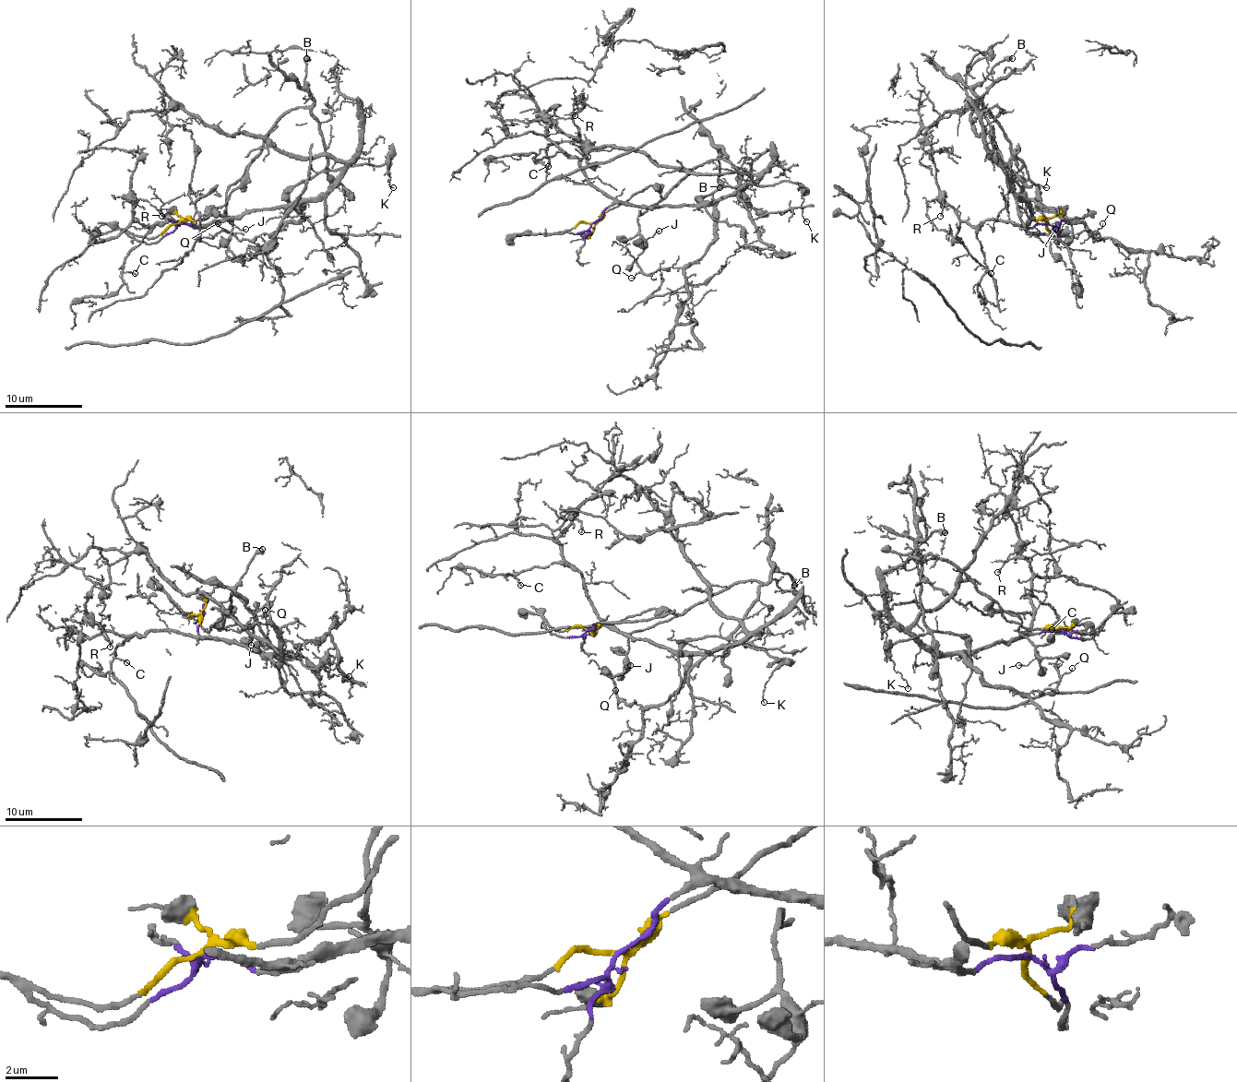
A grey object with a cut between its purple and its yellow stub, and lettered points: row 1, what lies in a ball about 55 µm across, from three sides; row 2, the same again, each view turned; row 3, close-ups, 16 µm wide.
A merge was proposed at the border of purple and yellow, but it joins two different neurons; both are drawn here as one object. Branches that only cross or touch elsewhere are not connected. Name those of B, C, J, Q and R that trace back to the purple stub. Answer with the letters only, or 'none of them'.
C, Q, R

